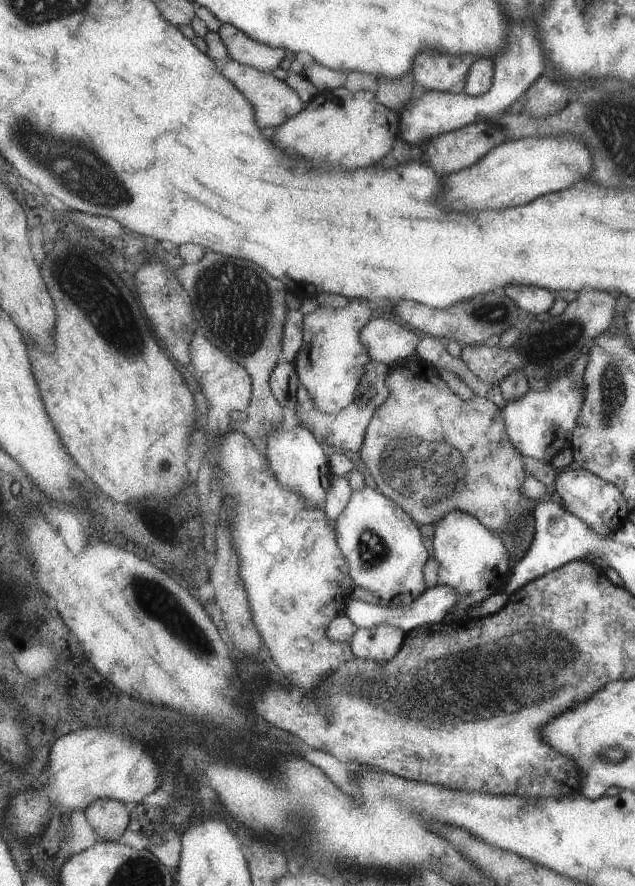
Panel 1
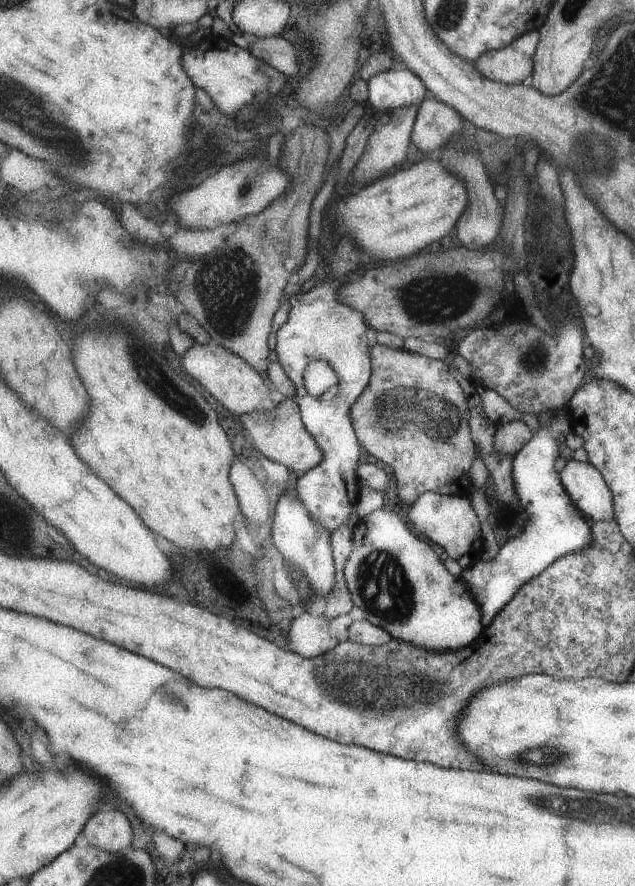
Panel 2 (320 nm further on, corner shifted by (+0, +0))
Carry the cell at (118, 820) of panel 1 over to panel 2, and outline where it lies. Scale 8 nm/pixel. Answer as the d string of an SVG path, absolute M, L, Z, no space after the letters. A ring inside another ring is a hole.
M121 810L95 813L84 826L88 844L110 853L127 850L133 842L133 828Z

